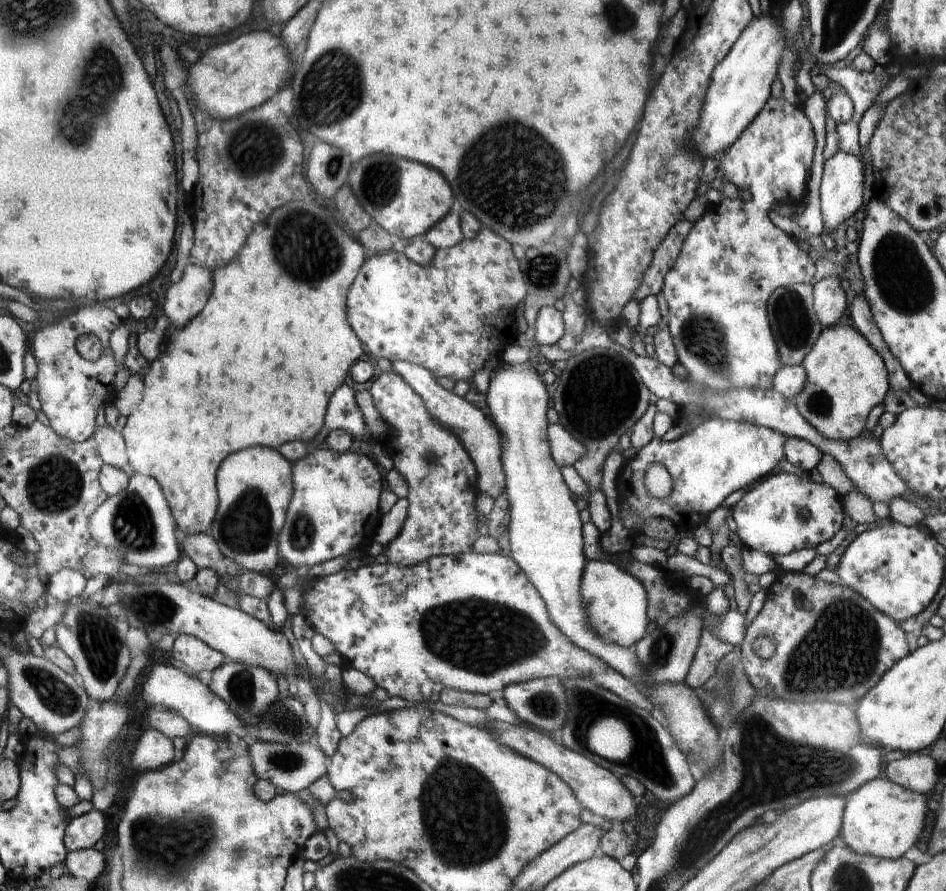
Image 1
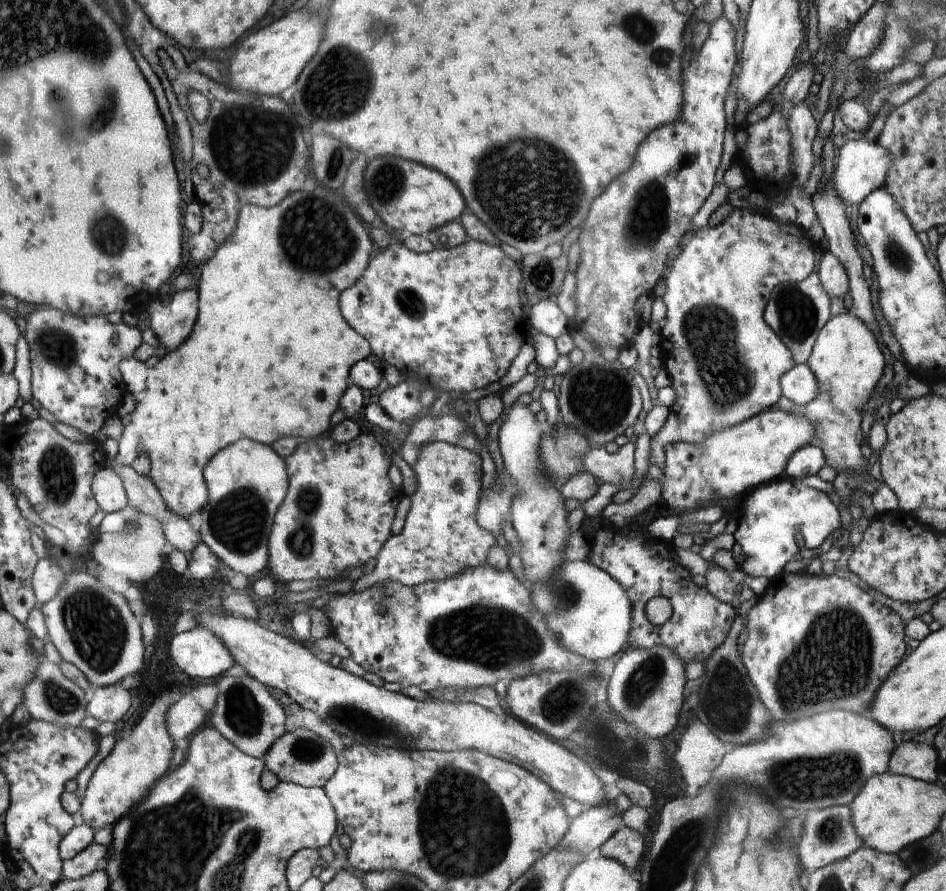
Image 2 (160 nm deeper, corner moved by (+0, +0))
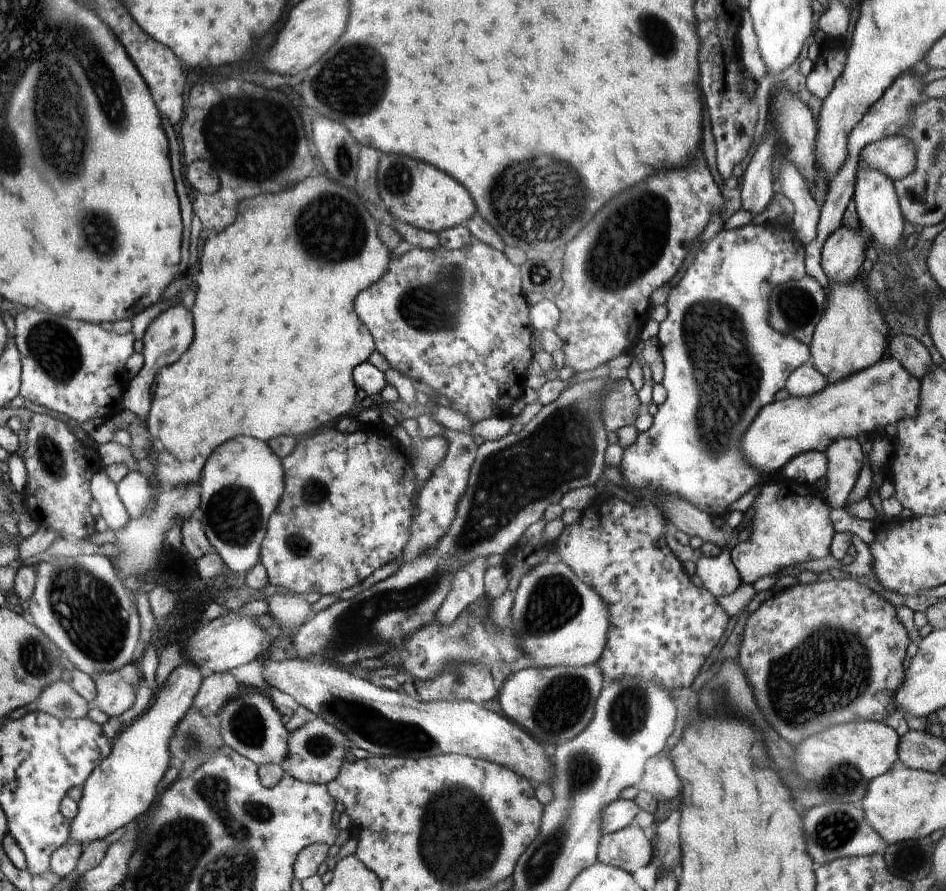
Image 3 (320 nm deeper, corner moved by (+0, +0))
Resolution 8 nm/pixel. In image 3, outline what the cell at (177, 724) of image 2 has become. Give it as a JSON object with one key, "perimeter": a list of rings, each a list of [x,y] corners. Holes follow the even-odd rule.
{"perimeter":[[[232,671],[206,672],[201,687],[195,694],[192,706],[196,707],[202,714],[215,715],[224,708],[229,699],[238,694],[240,685]]]}

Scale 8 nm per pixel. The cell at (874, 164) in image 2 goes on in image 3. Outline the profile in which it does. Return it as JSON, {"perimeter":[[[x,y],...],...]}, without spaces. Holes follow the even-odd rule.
{"perimeter":[[[894,135],[868,143],[860,163],[877,168],[892,180],[908,176],[917,163],[917,148],[906,135]]]}

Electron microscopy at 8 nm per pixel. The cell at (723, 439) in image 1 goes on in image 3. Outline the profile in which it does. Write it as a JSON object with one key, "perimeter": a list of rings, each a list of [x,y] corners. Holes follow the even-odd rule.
{"perimeter":[[[882,357],[872,366],[843,378],[835,383],[828,383],[819,393],[809,397],[790,397],[781,401],[772,401],[760,409],[752,424],[748,427],[741,442],[741,453],[745,459],[757,468],[760,474],[780,472],[783,466],[795,456],[825,450],[840,439],[856,439],[860,434],[871,436],[876,432],[884,434],[888,424],[895,425],[899,420],[911,419],[920,412],[921,381],[912,376],[895,358]]]}

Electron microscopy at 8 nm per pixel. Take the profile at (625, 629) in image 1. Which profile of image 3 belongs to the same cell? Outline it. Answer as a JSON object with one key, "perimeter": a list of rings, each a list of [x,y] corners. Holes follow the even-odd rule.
{"perimeter":[[[554,553],[544,562],[532,567],[524,574],[515,590],[515,597],[509,612],[509,628],[525,655],[527,666],[534,667],[583,667],[594,664],[604,650],[608,634],[608,613],[599,594],[579,579],[577,574]]]}

